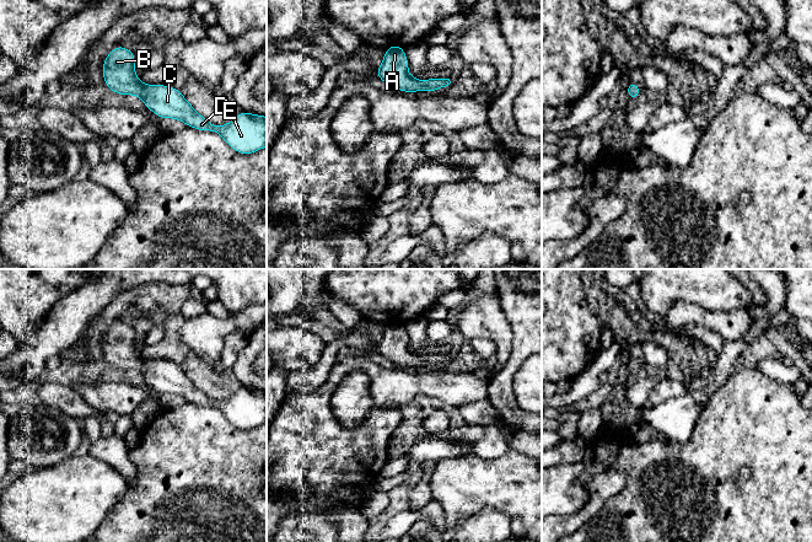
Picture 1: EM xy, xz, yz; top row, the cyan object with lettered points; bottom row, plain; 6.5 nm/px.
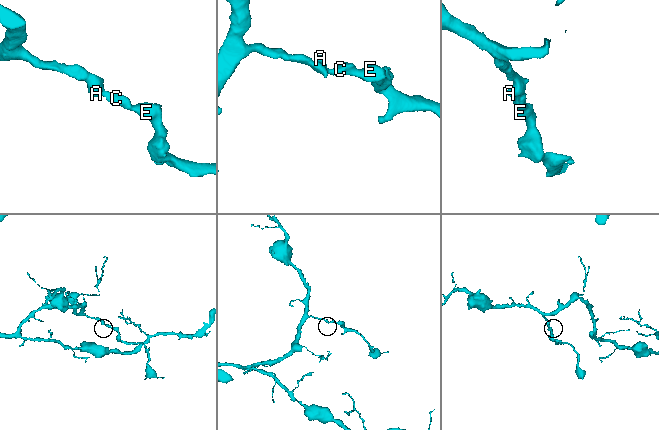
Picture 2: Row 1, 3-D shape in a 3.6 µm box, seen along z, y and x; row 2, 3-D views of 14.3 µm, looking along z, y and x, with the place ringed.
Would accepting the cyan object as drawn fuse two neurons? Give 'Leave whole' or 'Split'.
Leave whole

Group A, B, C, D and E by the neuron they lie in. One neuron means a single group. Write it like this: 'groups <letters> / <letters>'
groups A B C D E

